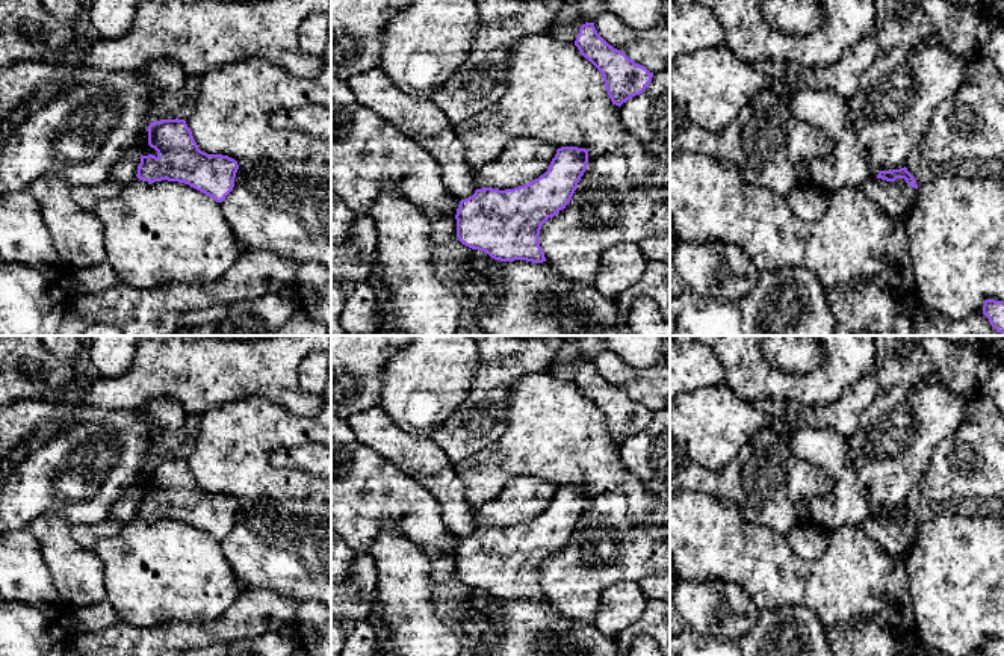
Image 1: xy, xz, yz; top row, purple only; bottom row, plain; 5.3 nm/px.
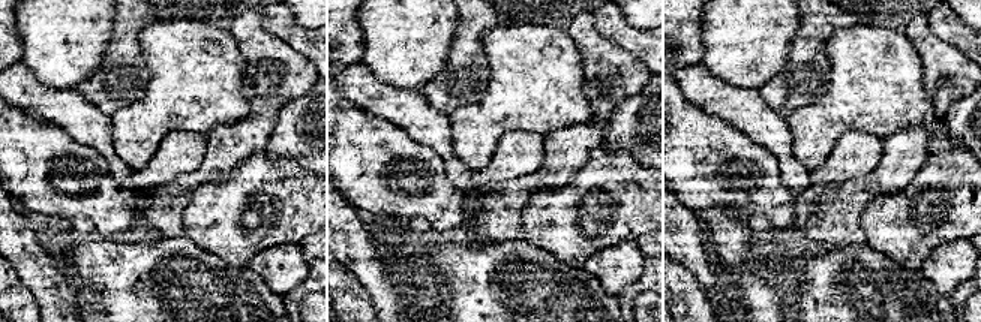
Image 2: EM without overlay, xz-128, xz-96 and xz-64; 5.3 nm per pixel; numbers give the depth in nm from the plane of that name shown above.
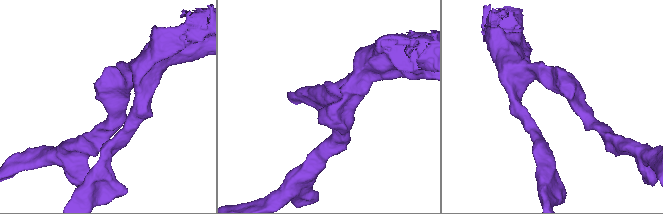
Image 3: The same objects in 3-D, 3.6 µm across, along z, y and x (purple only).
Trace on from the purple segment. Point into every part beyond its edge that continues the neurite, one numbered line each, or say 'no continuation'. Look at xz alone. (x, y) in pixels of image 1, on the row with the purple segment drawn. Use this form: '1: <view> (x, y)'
no continuation

